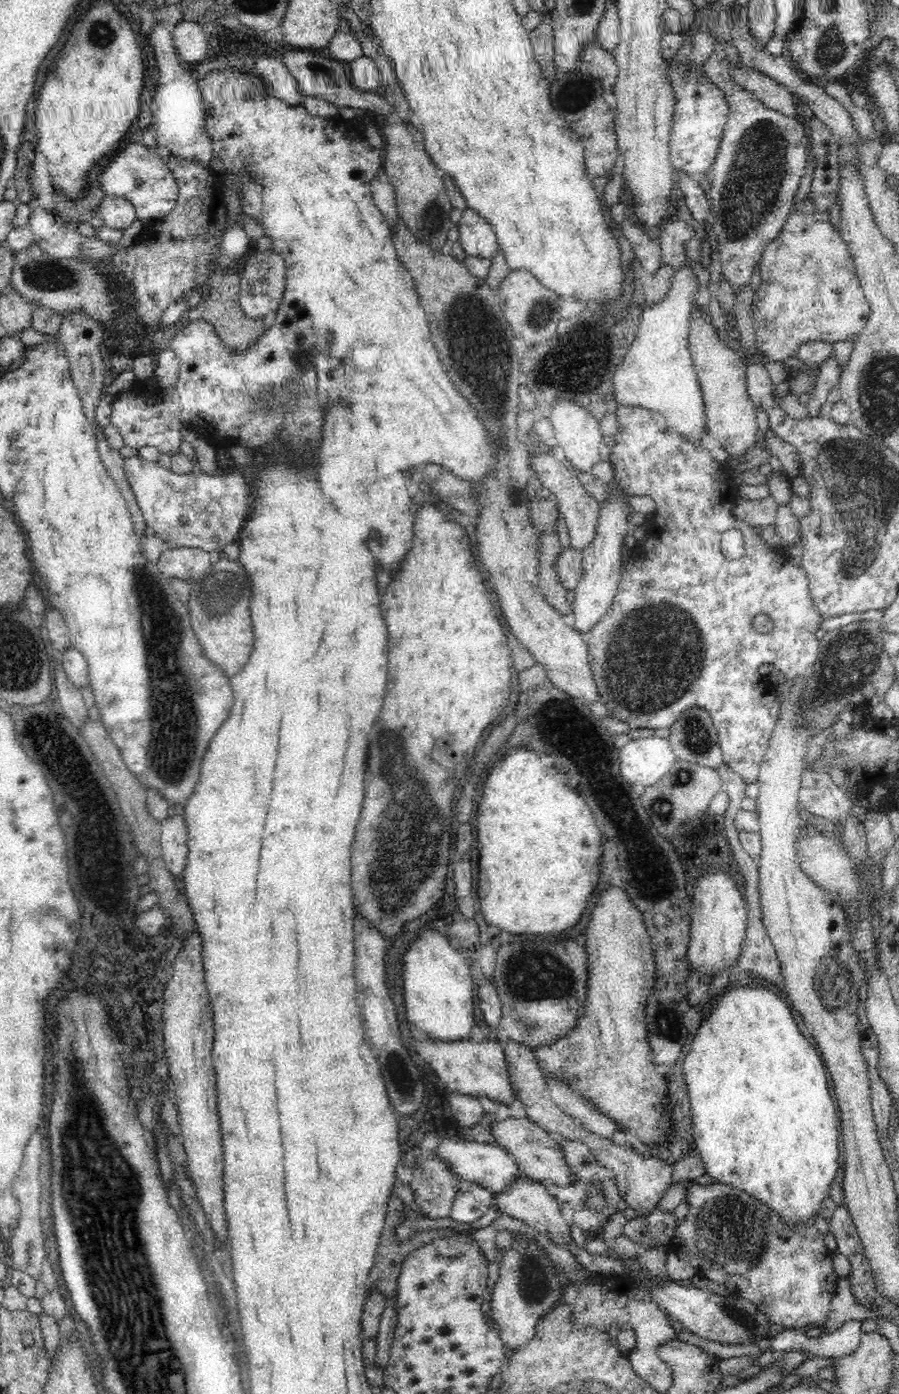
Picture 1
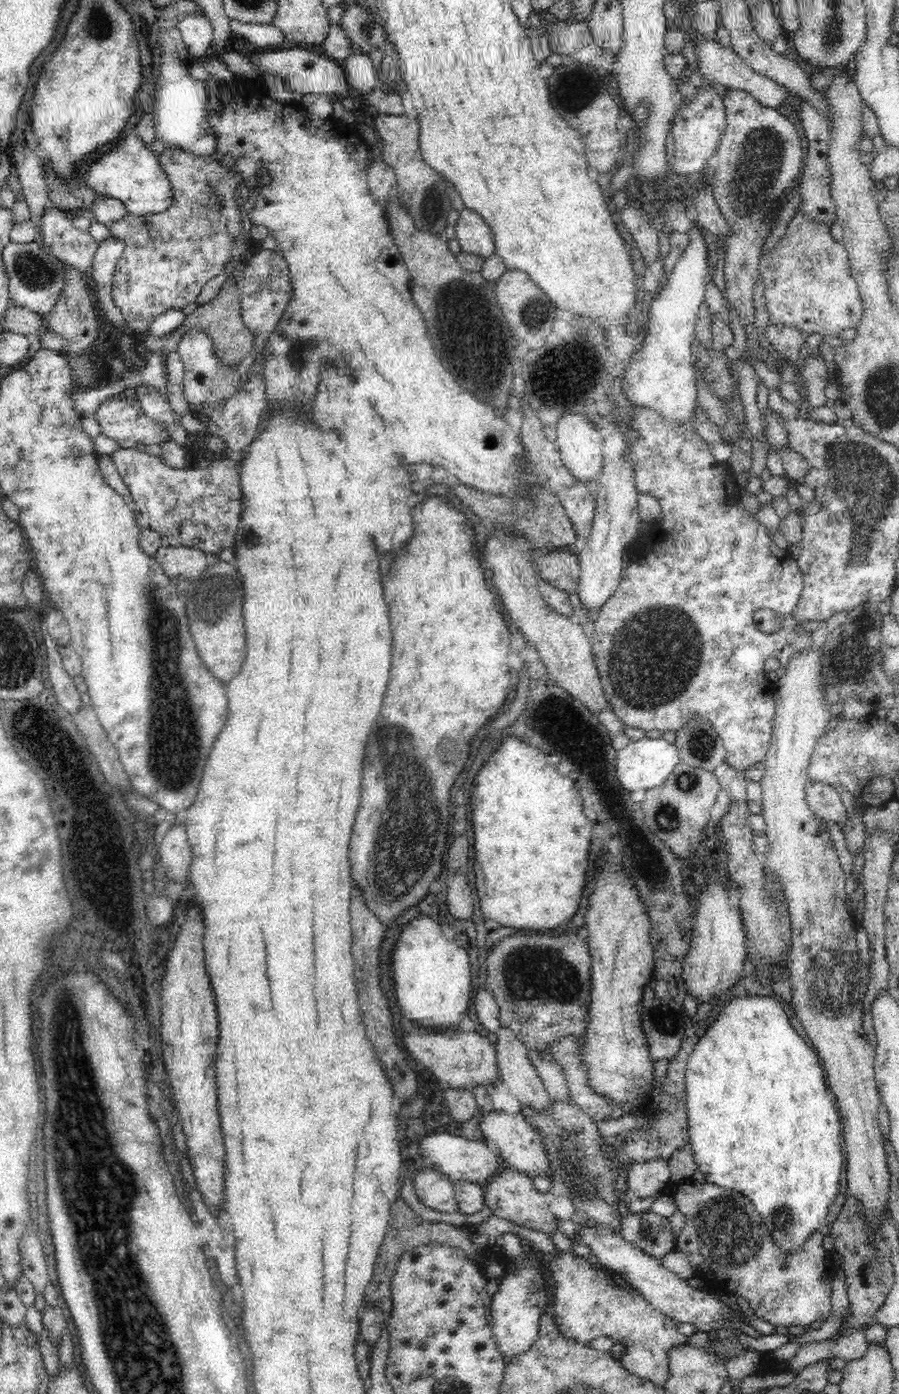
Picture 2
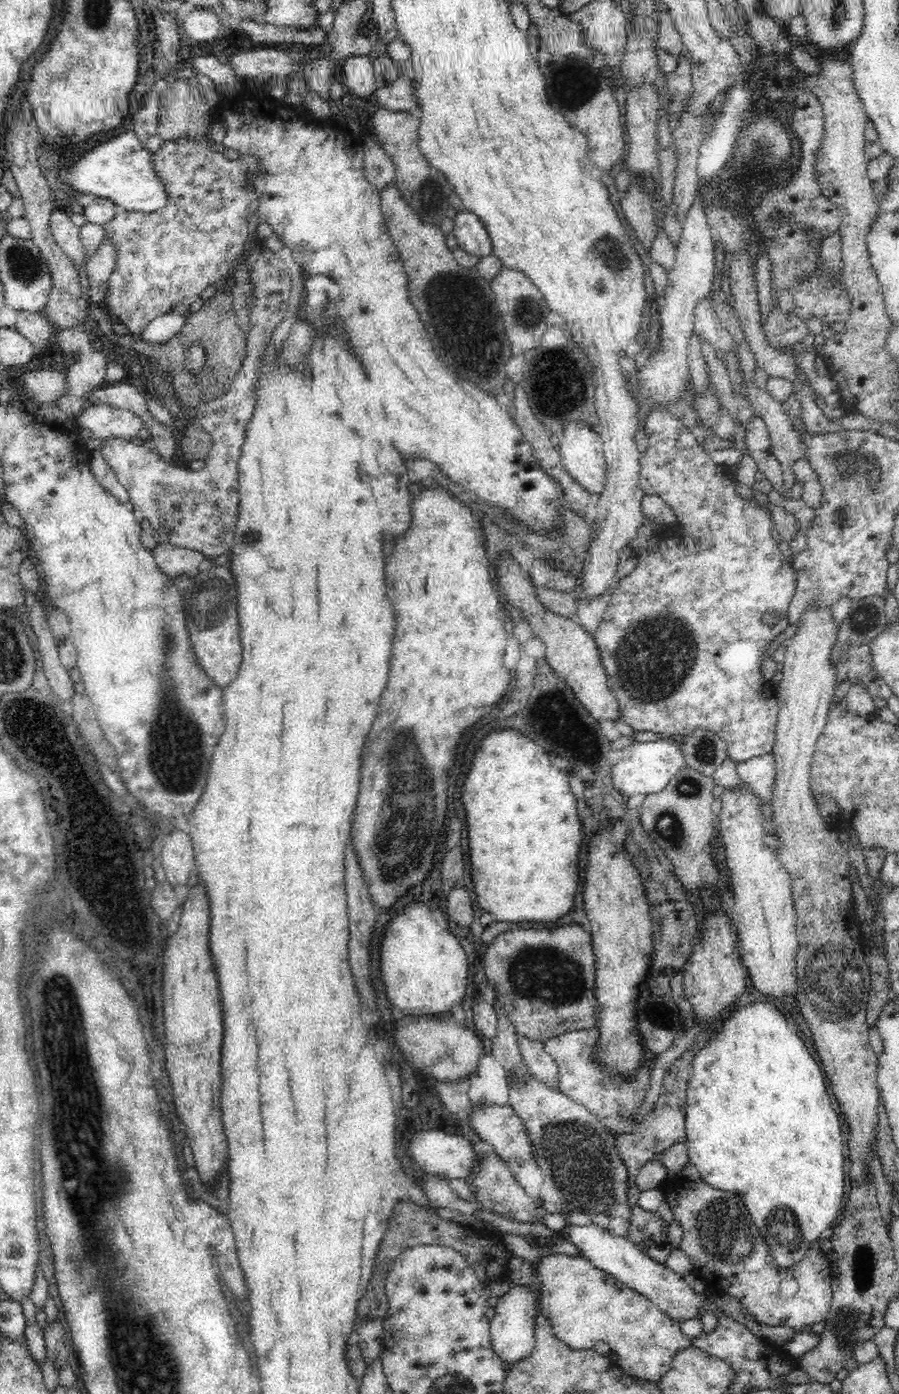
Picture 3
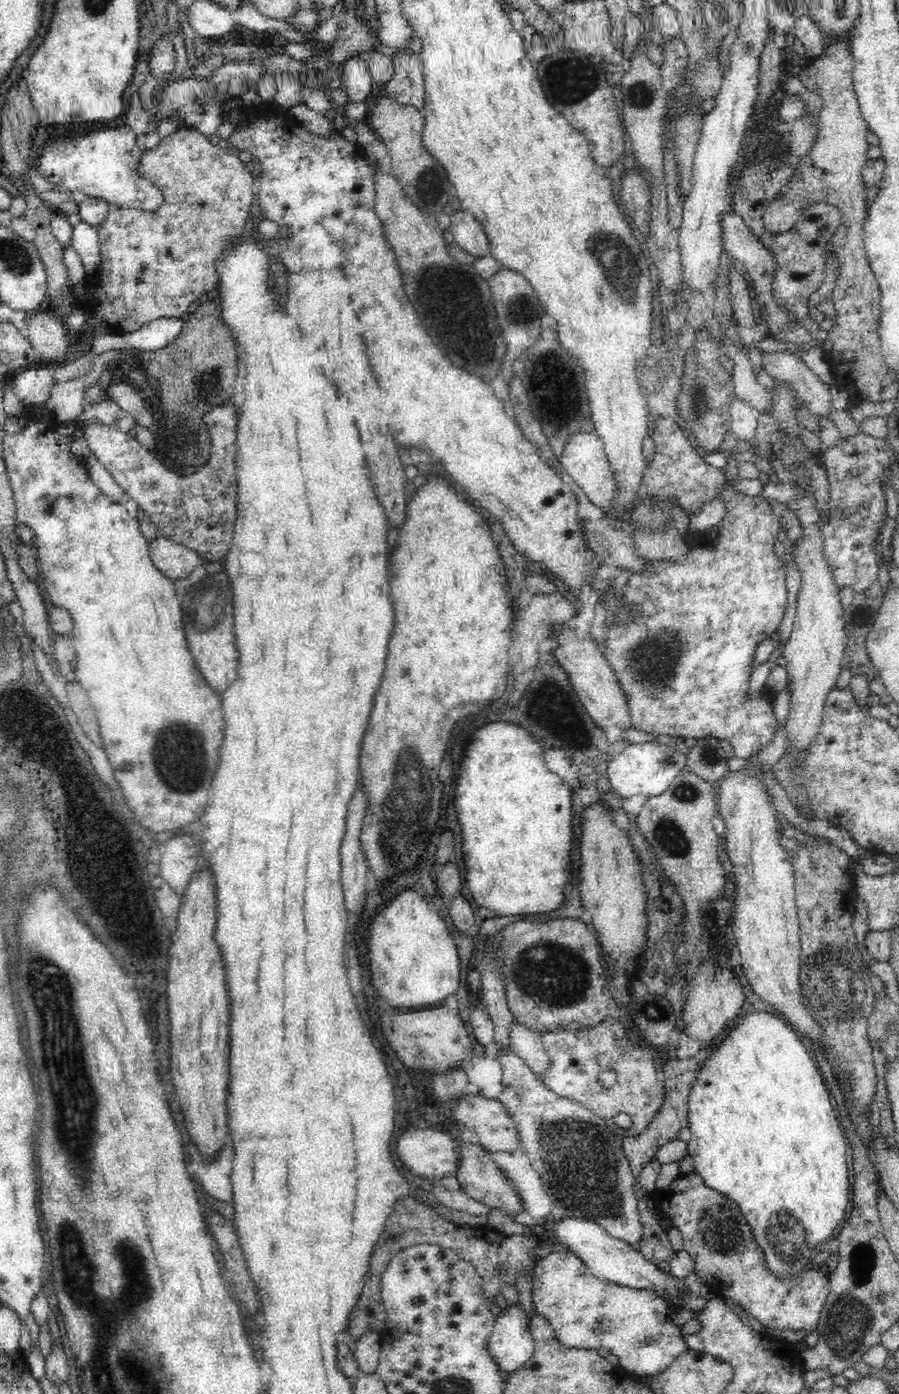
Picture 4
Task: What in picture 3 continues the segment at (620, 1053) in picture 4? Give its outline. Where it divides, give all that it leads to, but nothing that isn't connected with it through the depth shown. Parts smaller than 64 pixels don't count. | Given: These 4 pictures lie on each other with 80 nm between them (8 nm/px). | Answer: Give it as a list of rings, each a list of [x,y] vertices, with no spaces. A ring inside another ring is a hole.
[[[594,1027],[590,1029],[560,1033],[557,1037],[550,1037],[545,1041],[546,1052],[554,1057],[557,1064],[558,1091],[584,1105],[598,1120],[614,1134],[628,1133],[638,1122],[629,1122],[640,1110],[650,1086],[651,1070],[642,1070],[638,1074],[638,1082],[634,1086],[598,1086],[598,1070],[590,1066],[590,1046],[594,1046]]]

